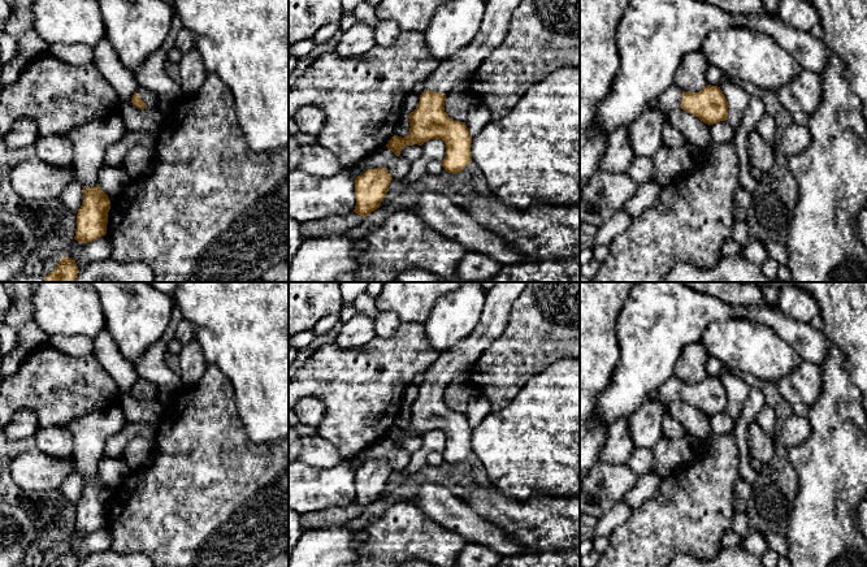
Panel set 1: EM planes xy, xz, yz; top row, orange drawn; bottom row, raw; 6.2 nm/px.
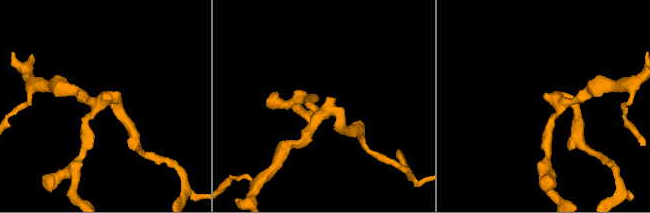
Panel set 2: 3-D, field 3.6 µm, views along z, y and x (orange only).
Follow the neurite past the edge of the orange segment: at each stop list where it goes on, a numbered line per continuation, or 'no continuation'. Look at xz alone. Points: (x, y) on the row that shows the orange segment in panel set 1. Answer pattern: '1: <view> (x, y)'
1: xz (449, 74)

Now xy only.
1: xy (150, 99)

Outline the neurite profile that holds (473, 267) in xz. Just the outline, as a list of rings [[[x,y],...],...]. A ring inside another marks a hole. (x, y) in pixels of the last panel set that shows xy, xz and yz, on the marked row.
[[[467,251],[456,267],[455,277],[460,281],[484,281],[494,277],[502,265],[487,255]]]

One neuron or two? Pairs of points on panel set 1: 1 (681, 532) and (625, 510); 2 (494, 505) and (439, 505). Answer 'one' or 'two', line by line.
1: two
2: two

